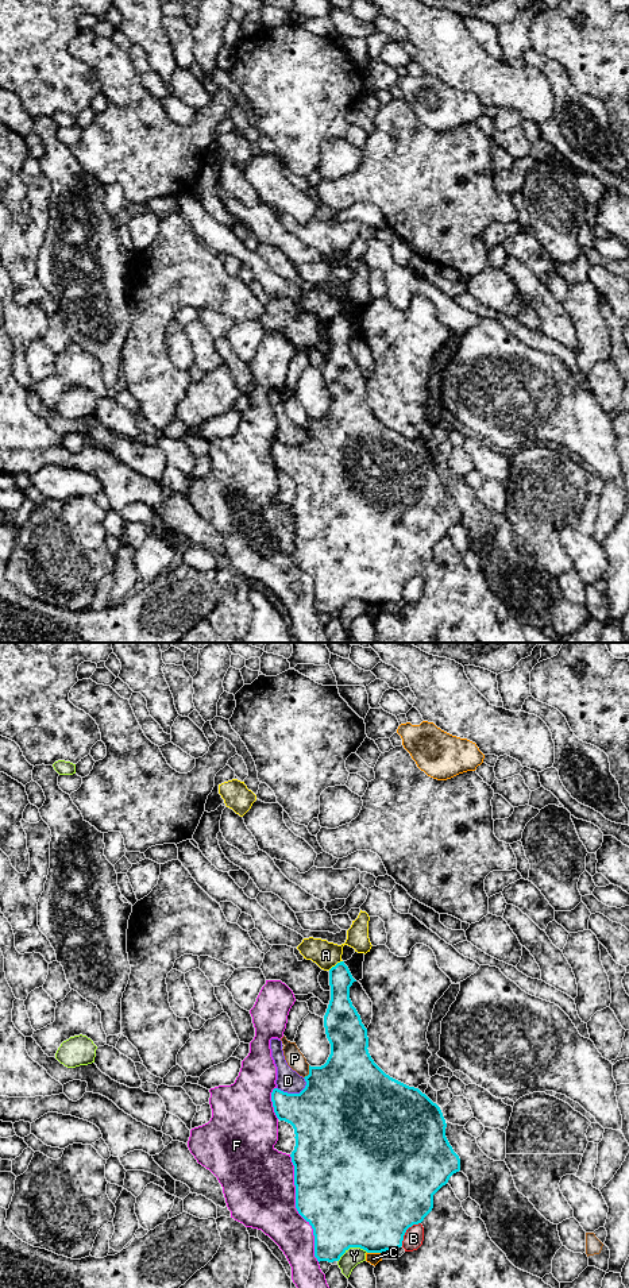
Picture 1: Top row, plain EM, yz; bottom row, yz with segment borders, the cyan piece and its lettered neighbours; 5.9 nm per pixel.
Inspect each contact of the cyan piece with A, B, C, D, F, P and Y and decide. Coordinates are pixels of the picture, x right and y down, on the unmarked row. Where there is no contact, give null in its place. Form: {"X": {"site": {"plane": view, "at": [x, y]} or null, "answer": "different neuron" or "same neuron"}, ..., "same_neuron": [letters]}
{"A": {"site": {"plane": "yz", "at": [336, 316]}, "answer": "different neuron"}, "B": {"site": {"plane": "yz", "at": [405, 583]}, "answer": "different neuron"}, "C": {"site": {"plane": "yz", "at": [374, 604]}, "answer": "different neuron"}, "D": {"site": {"plane": "yz", "at": [293, 446]}, "answer": "different neuron"}, "F": {"site": {"plane": "yz", "at": [296, 559]}, "answer": "different neuron"}, "P": {"site": {"plane": "yz", "at": [309, 424]}, "answer": "different neuron"}, "Y": {"site": {"plane": "yz", "at": [351, 598]}, "answer": "different neuron"}, "same_neuron": []}

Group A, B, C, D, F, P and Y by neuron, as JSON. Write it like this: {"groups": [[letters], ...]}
{"groups": [["A"], ["B"], ["C"], ["D"], ["F"], ["P"], ["Y"]]}

